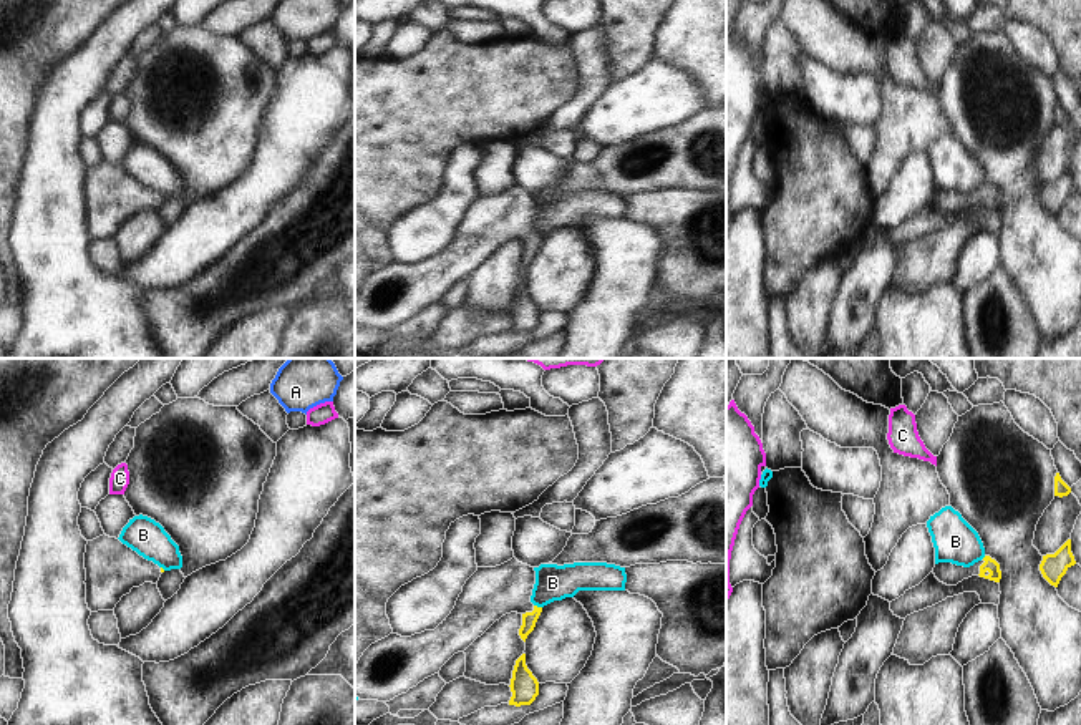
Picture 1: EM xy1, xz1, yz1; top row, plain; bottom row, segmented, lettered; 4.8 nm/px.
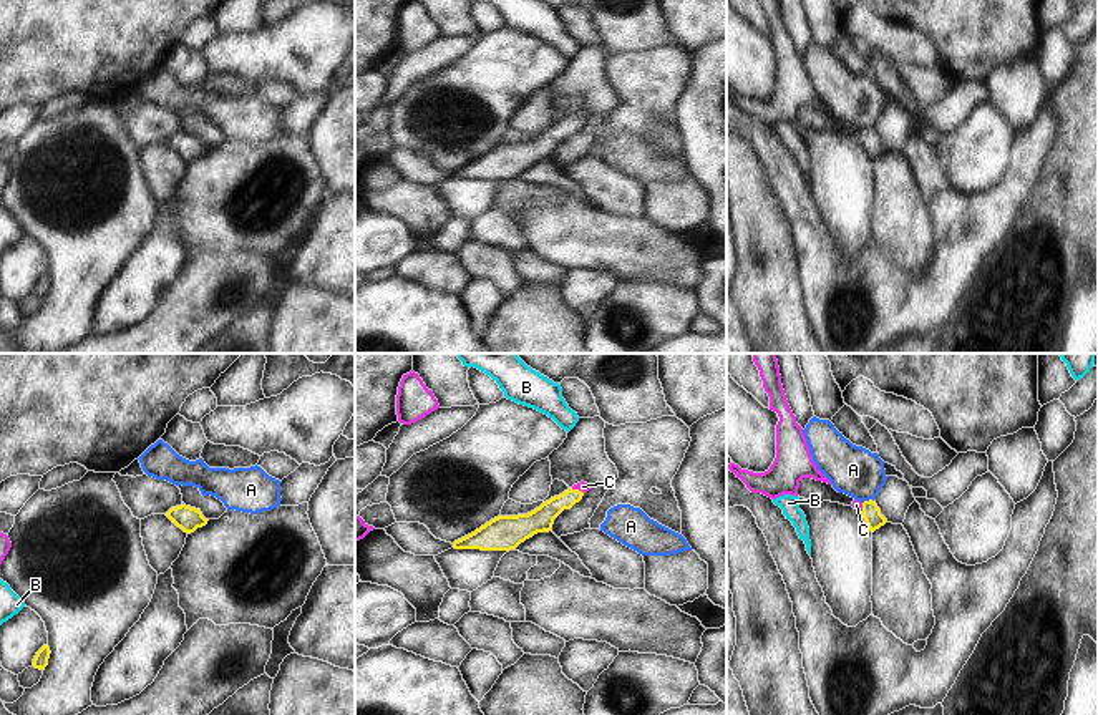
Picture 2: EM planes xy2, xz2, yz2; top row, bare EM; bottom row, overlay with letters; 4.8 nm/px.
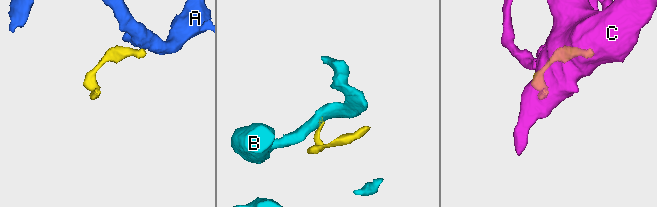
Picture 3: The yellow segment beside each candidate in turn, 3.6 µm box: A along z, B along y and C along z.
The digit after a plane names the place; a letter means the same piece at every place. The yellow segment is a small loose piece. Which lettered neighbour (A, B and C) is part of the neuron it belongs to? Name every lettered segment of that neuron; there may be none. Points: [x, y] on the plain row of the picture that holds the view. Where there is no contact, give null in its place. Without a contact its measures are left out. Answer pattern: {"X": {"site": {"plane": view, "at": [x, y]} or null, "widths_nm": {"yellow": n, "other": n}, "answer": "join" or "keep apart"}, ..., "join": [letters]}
{"A": {"site": {"plane": "yz2", "at": [869, 128]}, "widths_nm": {"yellow": 90, "other": 240}, "answer": "keep apart"}, "B": {"site": {"plane": "xz1", "at": [536, 234]}, "widths_nm": {"yellow": 70, "other": 180}, "answer": "keep apart"}, "C": {"site": {"plane": "xz2", "at": [578, 118]}, "widths_nm": {"yellow": 120, "other": 50}, "answer": "join"}, "join": ["C"]}

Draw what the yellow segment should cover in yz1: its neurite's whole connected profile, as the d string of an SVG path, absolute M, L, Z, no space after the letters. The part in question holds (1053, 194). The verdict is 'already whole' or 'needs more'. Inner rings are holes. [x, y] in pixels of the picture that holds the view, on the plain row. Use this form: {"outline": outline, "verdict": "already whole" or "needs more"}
{"outline": "M1068 168L1054 182L1043 184L1040 199L1051 214L1058 216L1061 206L1074 192L1076 189L1071 181L1071 168Z", "verdict": "already whole"}

